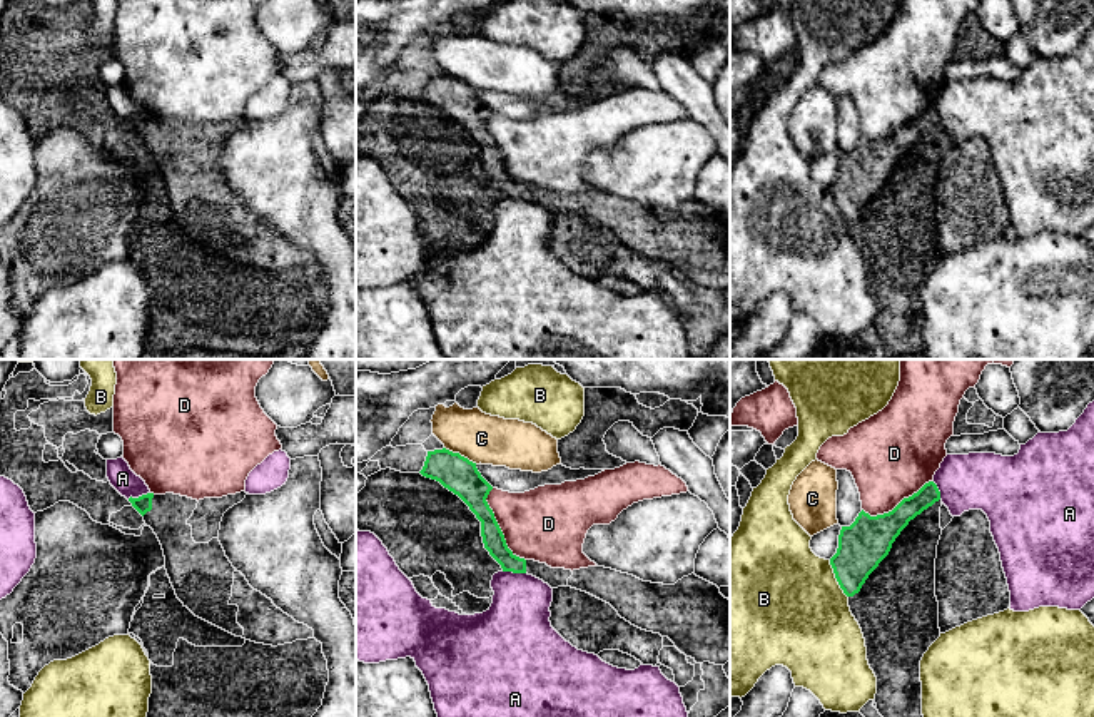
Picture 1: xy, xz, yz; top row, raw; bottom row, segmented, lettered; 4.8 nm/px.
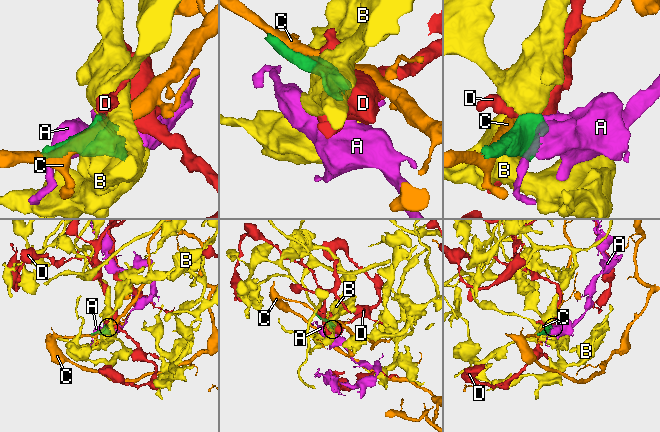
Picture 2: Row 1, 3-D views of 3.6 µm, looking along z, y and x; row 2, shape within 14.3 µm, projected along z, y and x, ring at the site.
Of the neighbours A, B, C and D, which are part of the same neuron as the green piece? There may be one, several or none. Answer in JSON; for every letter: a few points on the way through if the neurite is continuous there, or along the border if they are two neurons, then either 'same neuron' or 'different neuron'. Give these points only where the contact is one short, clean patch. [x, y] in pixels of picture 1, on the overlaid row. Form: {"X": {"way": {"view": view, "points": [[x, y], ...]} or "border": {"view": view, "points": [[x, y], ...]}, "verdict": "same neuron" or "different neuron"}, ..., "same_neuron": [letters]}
{"A": {"border": {"view": "xz", "points": [[503, 570], [525, 574]]}, "verdict": "different neuron"}, "B": {"verdict": "different neuron"}, "C": {"verdict": "different neuron"}, "D": {"verdict": "different neuron"}, "same_neuron": []}

